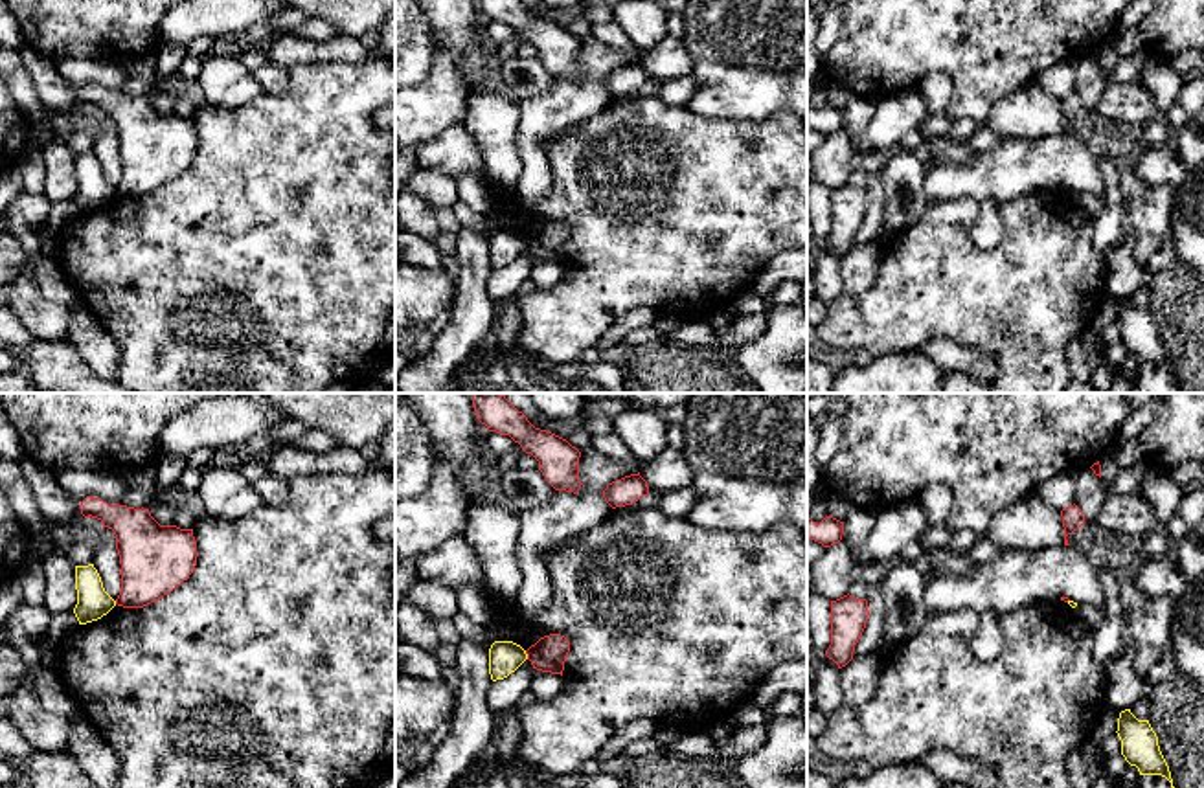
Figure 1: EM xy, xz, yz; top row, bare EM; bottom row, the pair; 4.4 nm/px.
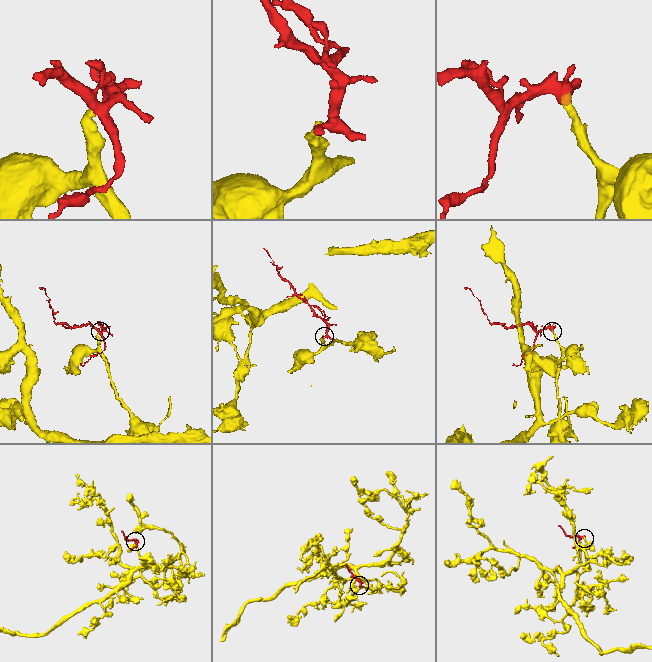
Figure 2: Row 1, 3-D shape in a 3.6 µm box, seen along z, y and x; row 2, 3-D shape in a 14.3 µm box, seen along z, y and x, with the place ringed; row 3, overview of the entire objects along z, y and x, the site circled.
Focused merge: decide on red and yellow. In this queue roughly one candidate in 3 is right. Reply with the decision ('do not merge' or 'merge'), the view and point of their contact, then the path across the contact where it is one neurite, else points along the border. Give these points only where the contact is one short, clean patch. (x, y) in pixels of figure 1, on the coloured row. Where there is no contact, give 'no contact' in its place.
do not merge; meets red in xz at (526, 652); border along xz (524, 651), (528, 658)

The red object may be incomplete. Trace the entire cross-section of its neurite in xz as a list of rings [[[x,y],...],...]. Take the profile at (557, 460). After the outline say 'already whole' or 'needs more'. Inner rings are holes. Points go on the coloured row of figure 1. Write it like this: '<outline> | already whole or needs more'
[[[474,393],[472,404],[478,421],[489,432],[509,435],[526,454],[539,461],[539,470],[555,490],[579,492],[581,452],[575,446],[551,432],[535,428],[505,395]]] | already whole

